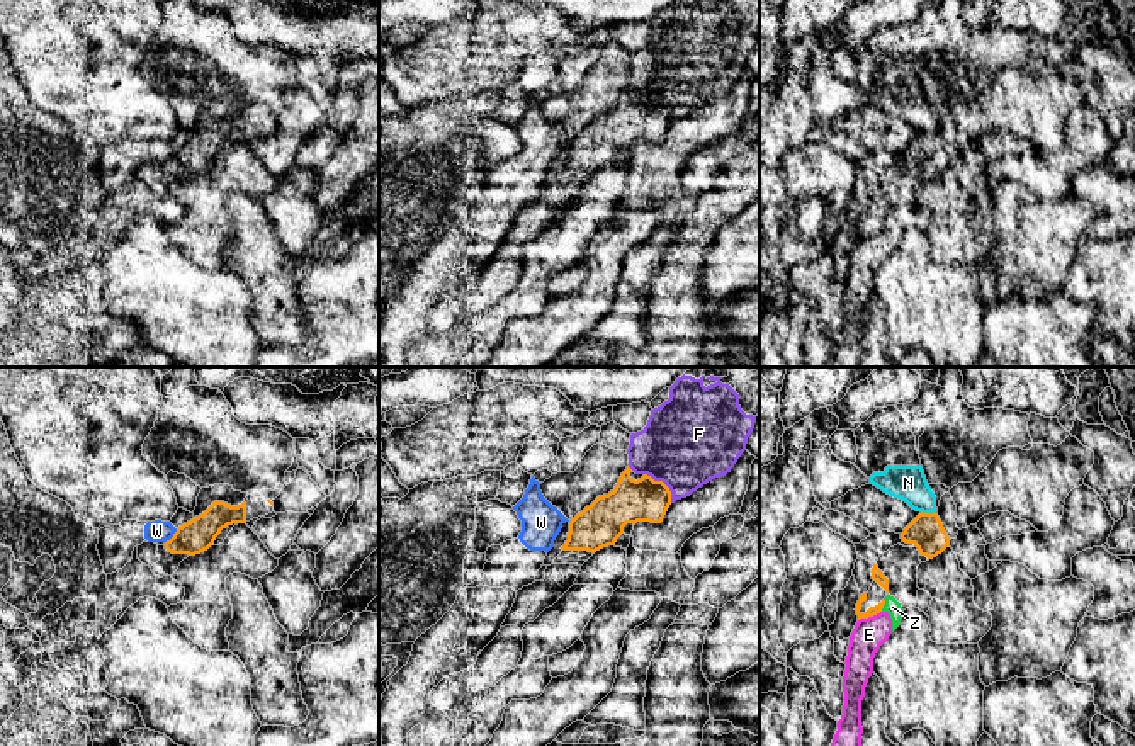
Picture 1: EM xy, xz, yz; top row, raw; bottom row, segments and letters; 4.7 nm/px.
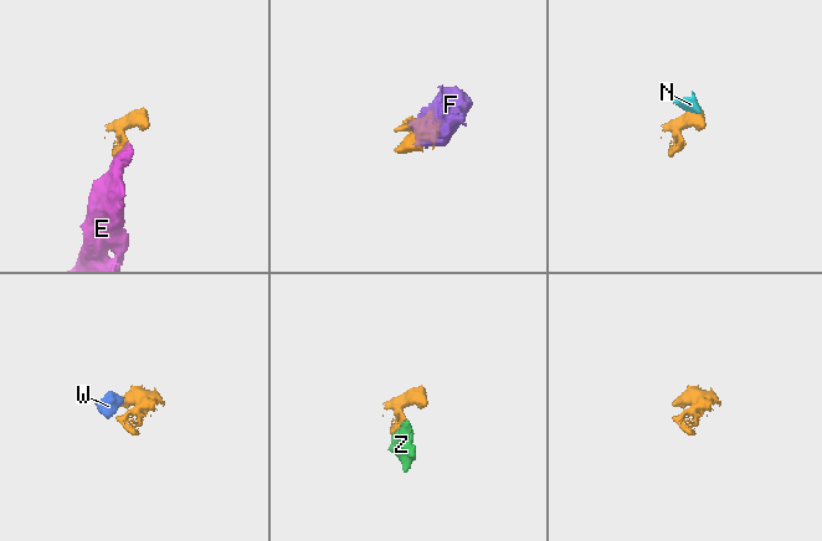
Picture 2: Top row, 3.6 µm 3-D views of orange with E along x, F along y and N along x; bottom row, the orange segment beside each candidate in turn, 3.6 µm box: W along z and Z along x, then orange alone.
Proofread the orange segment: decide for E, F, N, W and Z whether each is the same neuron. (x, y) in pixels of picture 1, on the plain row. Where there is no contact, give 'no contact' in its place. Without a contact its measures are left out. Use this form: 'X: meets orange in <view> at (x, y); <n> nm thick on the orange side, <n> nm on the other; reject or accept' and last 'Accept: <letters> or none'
E: meets orange in yz at (869, 235); 50 nm thick on the orange side, 160 nm on the other; reject
F: meets orange in xz at (663, 102); 200 nm thick on the orange side, 440 nm on the other; reject
N: meets orange in yz at (928, 133); 170 nm thick on the orange side, 170 nm on the other; reject
W: meets orange in xy at (174, 155); 160 nm thick on the orange side, 100 nm on the other; reject
Z: meets orange in yz at (884, 223); 50 nm thick on the orange side, 80 nm on the other; reject
Accept: none

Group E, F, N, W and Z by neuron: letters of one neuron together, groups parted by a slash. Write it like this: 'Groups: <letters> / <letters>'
Groups: E Z / F N / W

